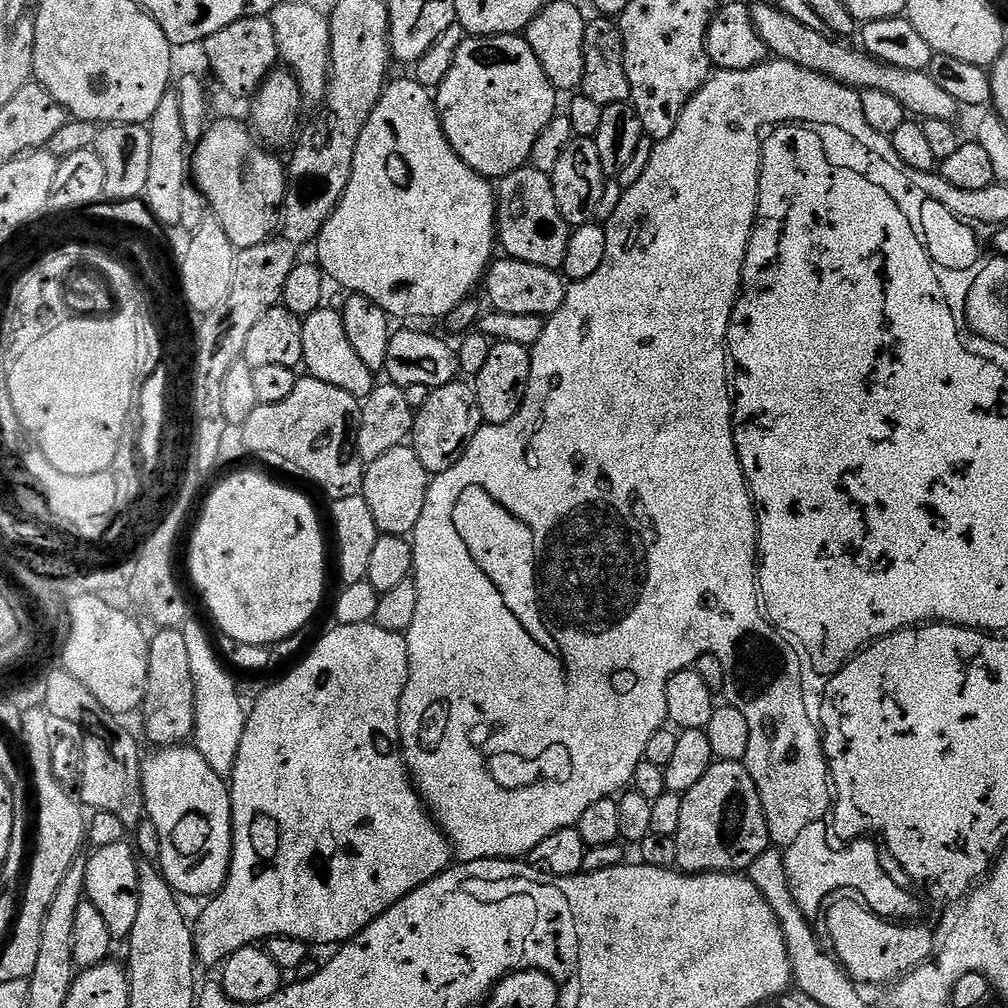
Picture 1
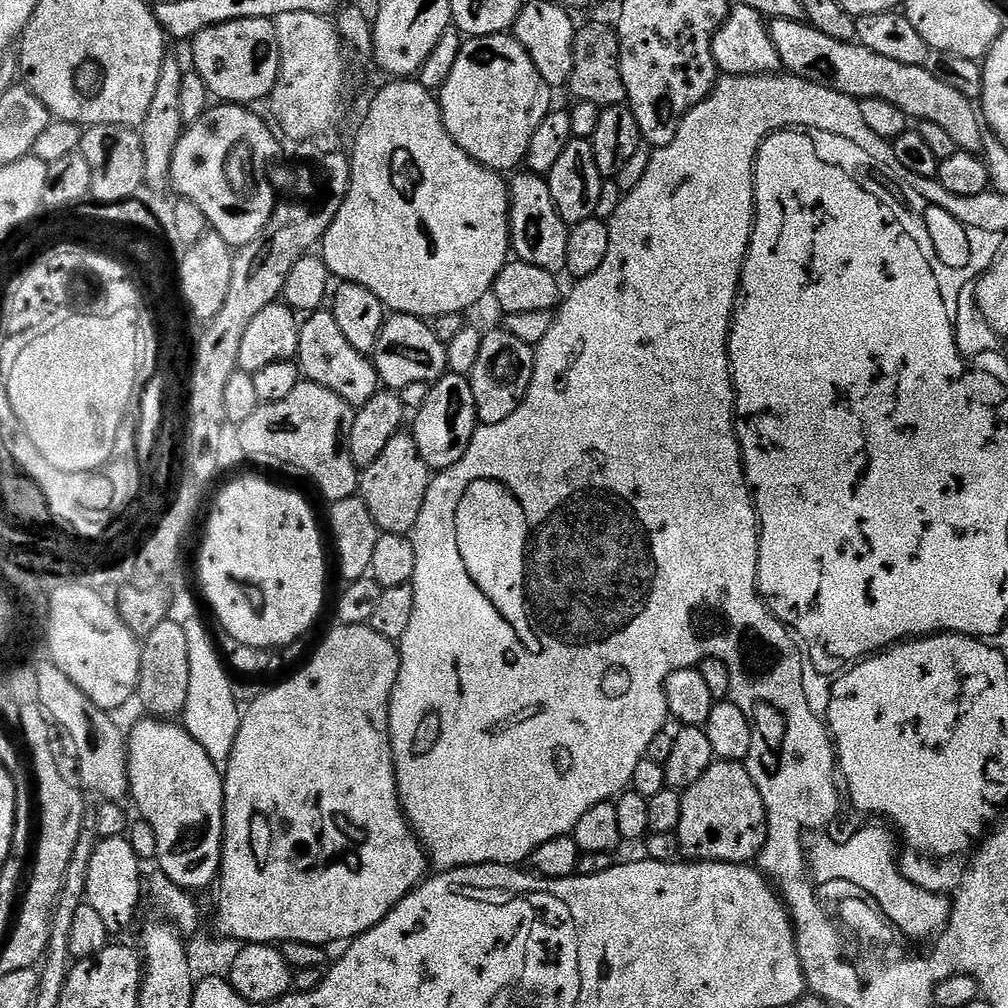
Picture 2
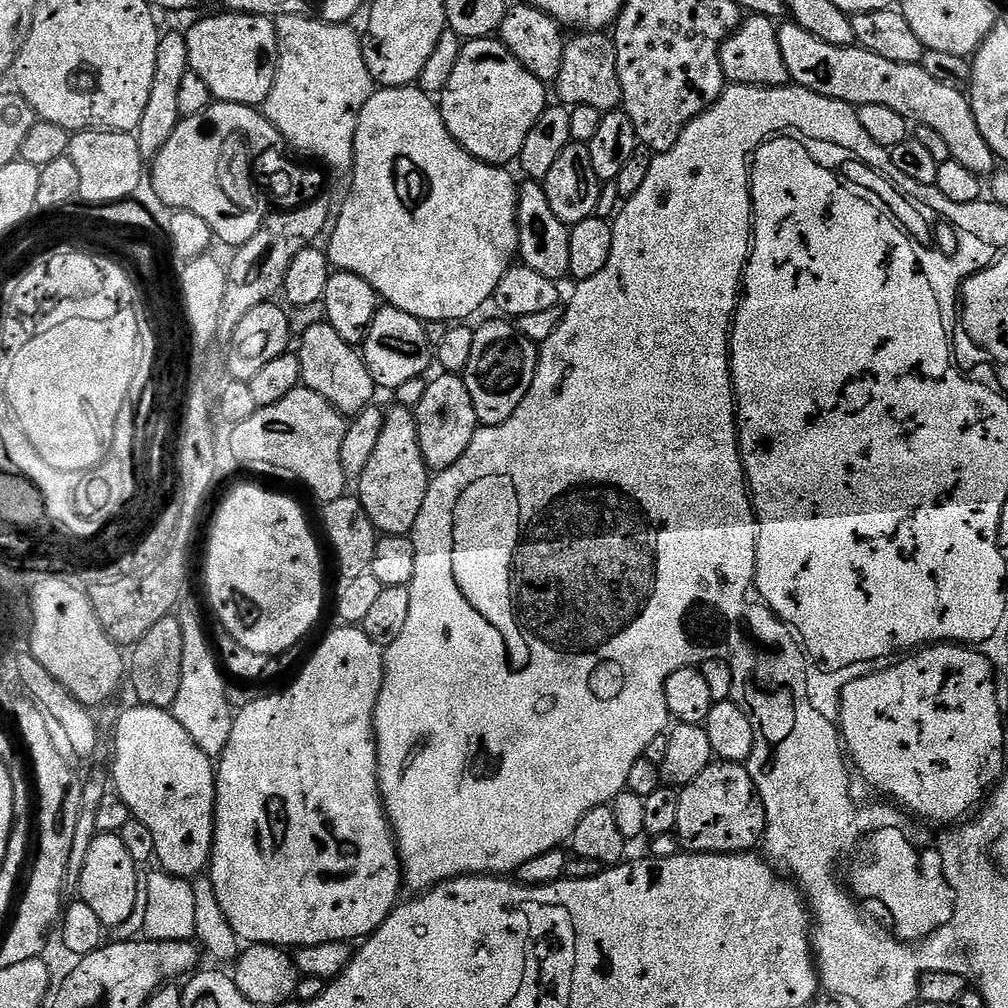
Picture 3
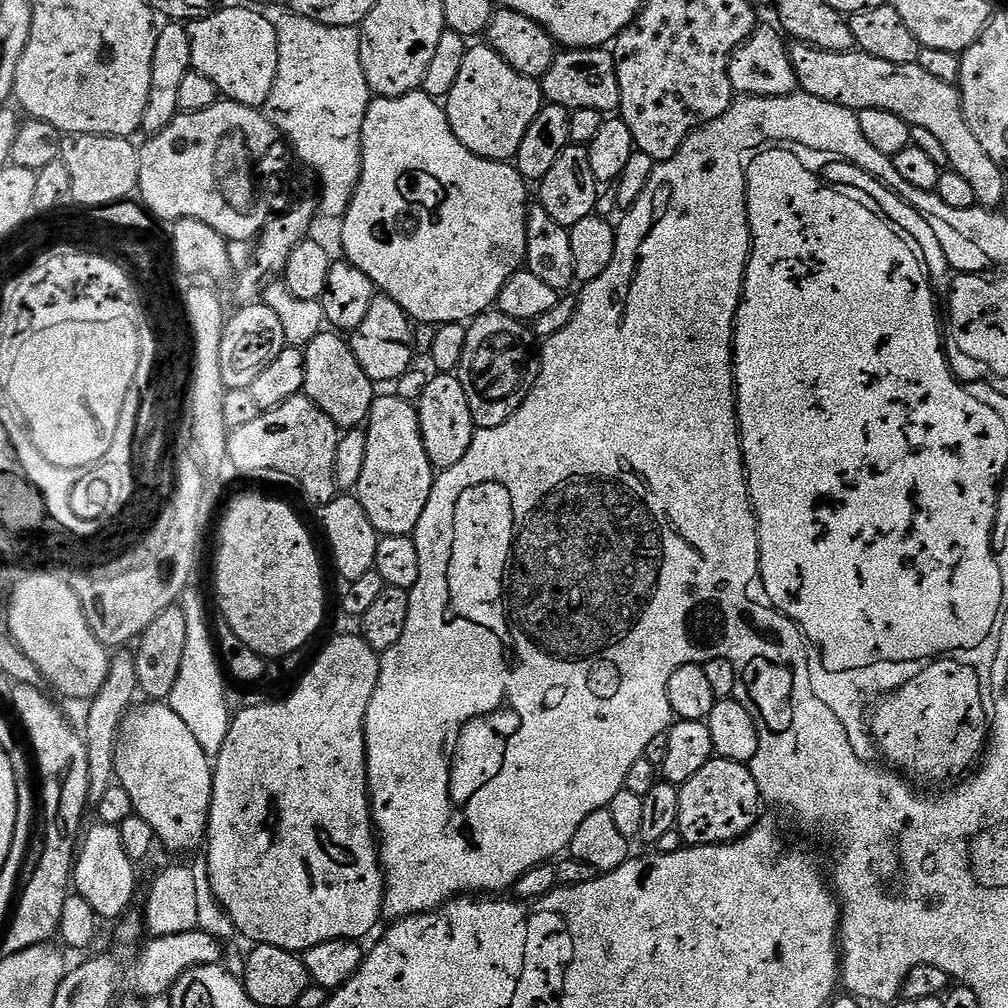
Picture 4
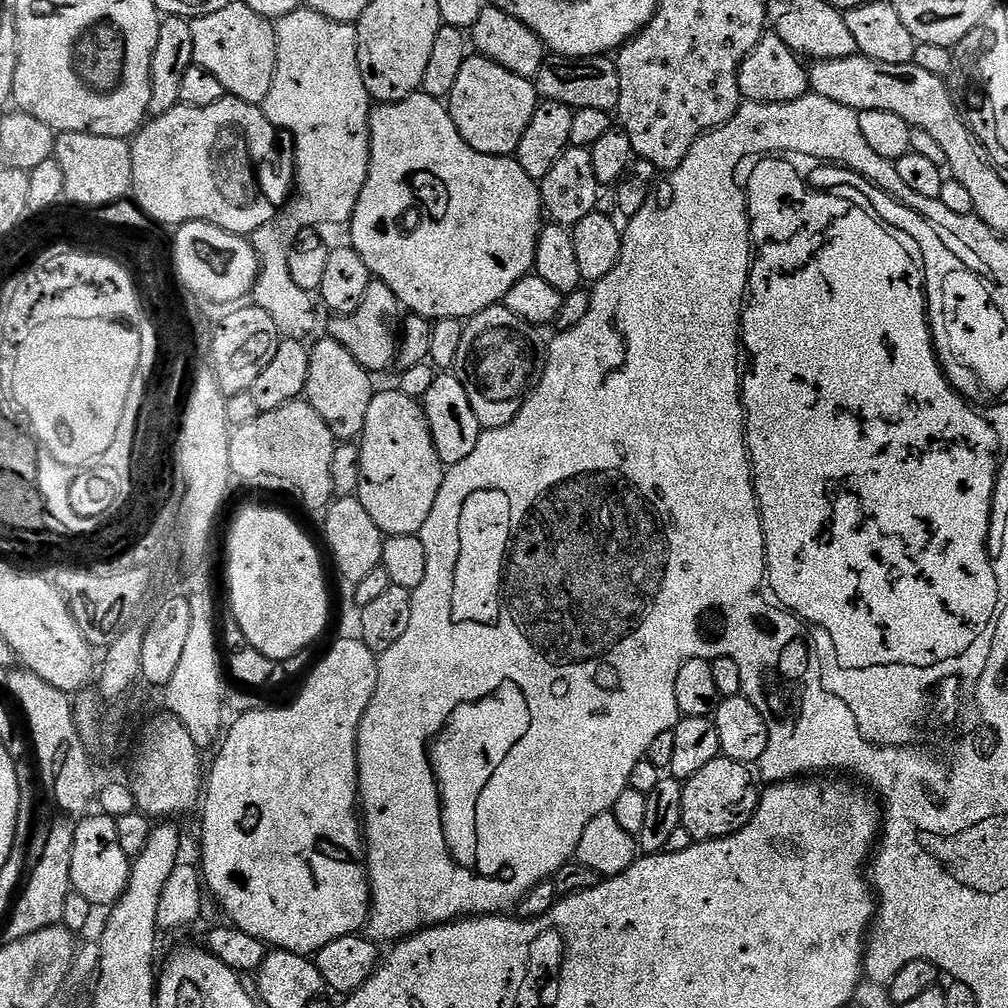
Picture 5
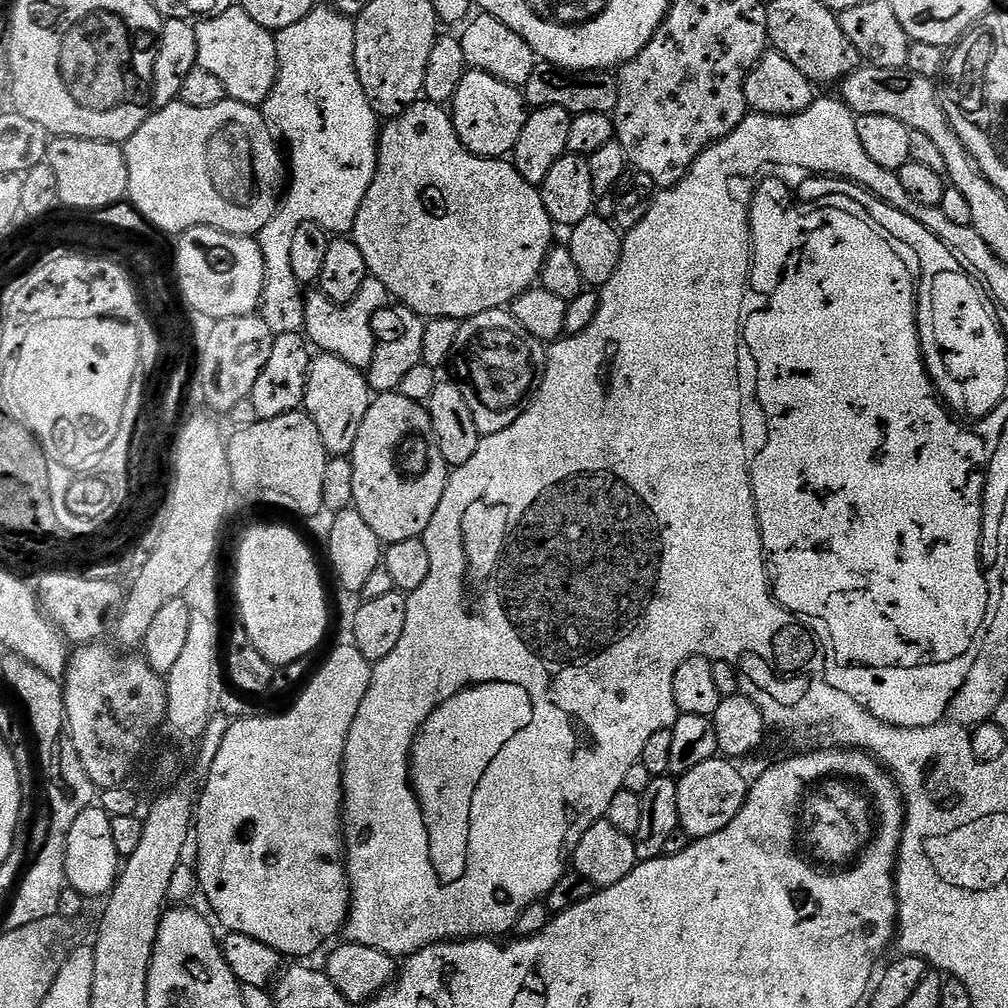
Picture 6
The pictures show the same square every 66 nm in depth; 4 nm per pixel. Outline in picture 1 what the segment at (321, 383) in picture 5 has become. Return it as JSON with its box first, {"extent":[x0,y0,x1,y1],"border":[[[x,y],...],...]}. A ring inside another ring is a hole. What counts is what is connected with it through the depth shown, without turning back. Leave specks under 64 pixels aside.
{"extent":[302,306,378,398],"border":[[[322,306],[314,314],[303,317],[302,354],[303,367],[307,375],[318,378],[318,382],[330,382],[330,386],[338,386],[338,390],[346,390],[346,394],[363,398],[372,393],[378,380],[374,373],[358,358],[354,346],[350,346],[350,337],[346,334],[343,315],[329,306]]]}

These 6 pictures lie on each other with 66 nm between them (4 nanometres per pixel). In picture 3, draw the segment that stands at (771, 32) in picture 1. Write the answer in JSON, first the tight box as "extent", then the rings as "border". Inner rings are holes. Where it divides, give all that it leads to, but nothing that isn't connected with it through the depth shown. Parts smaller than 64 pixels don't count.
{"extent":[776,22,998,178],"border":[[[794,22],[787,23],[781,23],[776,33],[791,83],[806,90],[814,90],[814,94],[822,94],[831,100],[841,100],[853,106],[890,106],[890,110],[911,118],[917,125],[930,126],[930,130],[934,130],[945,140],[946,146],[950,146],[952,159],[962,162],[962,166],[966,166],[968,170],[974,170],[976,176],[988,178],[996,172],[998,161],[994,150],[982,134],[971,99],[961,89],[938,82],[932,75],[926,74],[921,65],[889,62],[888,59],[878,58],[878,54],[870,54],[870,50],[859,46],[834,46],[830,42],[822,42],[822,38],[814,38],[814,34],[802,30]]]}

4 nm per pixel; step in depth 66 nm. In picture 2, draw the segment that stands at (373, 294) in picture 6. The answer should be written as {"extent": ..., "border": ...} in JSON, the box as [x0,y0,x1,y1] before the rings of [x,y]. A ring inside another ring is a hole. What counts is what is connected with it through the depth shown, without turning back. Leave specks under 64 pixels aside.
{"extent":[374,314,448,390],"border":[[[392,314],[385,319],[374,353],[376,373],[385,389],[399,390],[413,382],[426,382],[431,386],[448,372],[447,343],[440,341],[439,334],[428,324],[431,323],[427,319],[403,314]]]}

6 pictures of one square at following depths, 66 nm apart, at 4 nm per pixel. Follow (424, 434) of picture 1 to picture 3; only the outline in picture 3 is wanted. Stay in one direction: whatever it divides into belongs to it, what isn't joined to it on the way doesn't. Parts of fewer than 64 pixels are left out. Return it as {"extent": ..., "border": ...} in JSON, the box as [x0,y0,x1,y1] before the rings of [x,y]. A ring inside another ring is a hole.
{"extent":[414,374,477,473],"border":[[[440,374],[437,380],[428,380],[426,394],[414,409],[418,442],[422,446],[422,458],[433,473],[445,472],[470,446],[477,430],[474,402],[470,402],[470,390],[460,374]]]}

